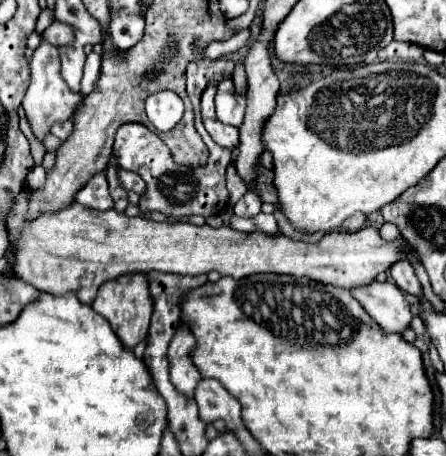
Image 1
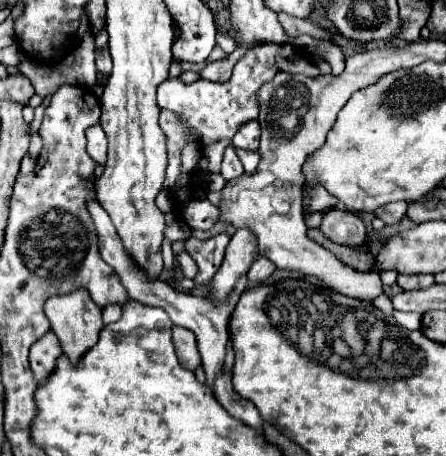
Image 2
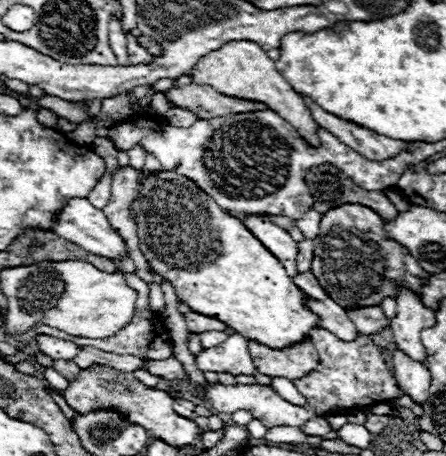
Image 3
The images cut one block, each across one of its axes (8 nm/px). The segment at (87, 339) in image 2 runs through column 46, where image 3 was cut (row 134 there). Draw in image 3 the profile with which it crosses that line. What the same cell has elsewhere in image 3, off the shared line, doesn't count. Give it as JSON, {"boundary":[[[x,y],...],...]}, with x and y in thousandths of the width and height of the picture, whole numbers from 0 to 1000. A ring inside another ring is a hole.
{"boundary":[[[525,88],[498,96],[489,110],[475,110],[457,127],[444,132],[444,140],[426,158],[430,180],[439,184],[466,184],[493,206],[511,206],[525,215],[570,219],[596,228],[605,241],[628,250],[637,263],[646,263],[655,276],[664,276],[668,294],[700,320],[717,320],[713,303],[713,268],[700,259],[700,246],[691,241],[686,224],[659,202],[659,193],[628,167],[628,158],[614,149],[614,132],[601,127],[601,118],[570,92],[552,88]]]}

